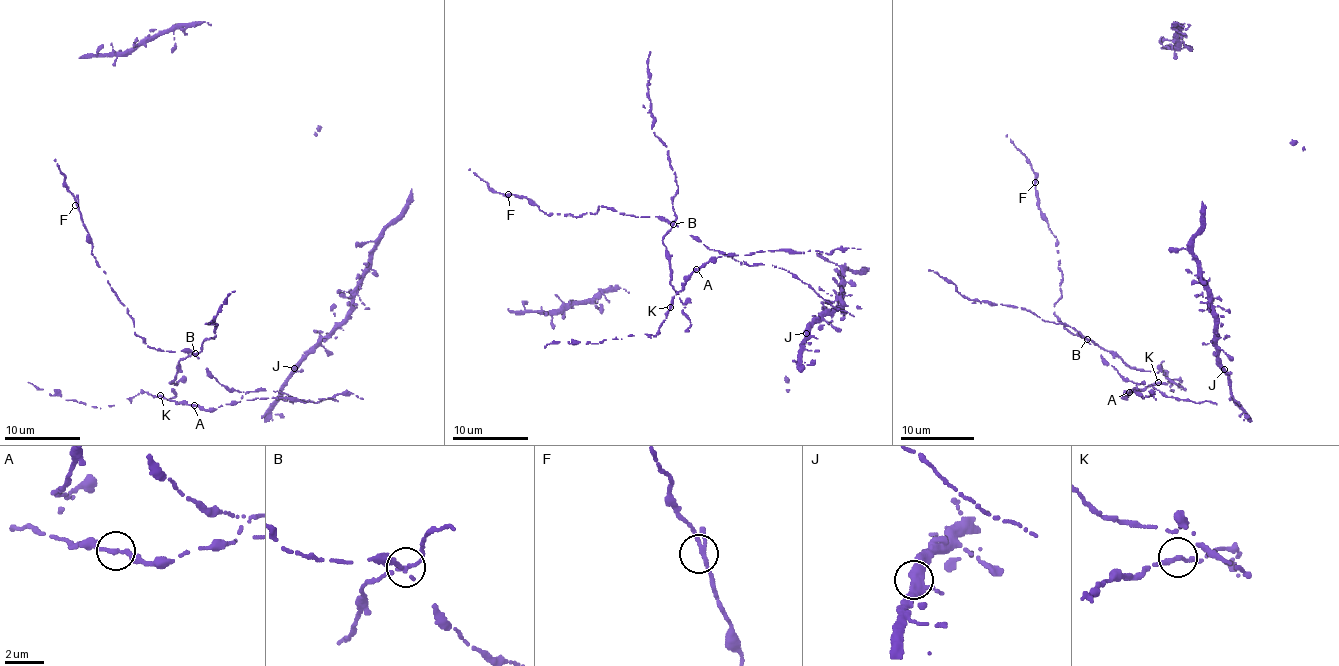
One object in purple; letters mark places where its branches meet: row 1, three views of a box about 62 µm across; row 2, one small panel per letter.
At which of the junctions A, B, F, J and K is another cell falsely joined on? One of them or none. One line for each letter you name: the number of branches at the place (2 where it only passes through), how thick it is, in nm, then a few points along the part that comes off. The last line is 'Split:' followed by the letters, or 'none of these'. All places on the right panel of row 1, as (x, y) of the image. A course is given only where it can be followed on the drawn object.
B: 3 branches meet; 200 nm thick; foreign part runs (1087, 339), (1070, 326), (1044, 321), (1021, 307), (963, 297), (952, 281), (928, 269)
Split: B

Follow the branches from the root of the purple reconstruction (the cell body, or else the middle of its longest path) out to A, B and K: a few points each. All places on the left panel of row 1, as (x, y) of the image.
A: (174, 383), (177, 382), (174, 389), (162, 395), (164, 398), (194, 405)
B: (174, 383), (169, 382), (174, 380), (180, 365), (178, 362), (195, 353)
K: (174, 383), (177, 382), (174, 389), (160, 395)

